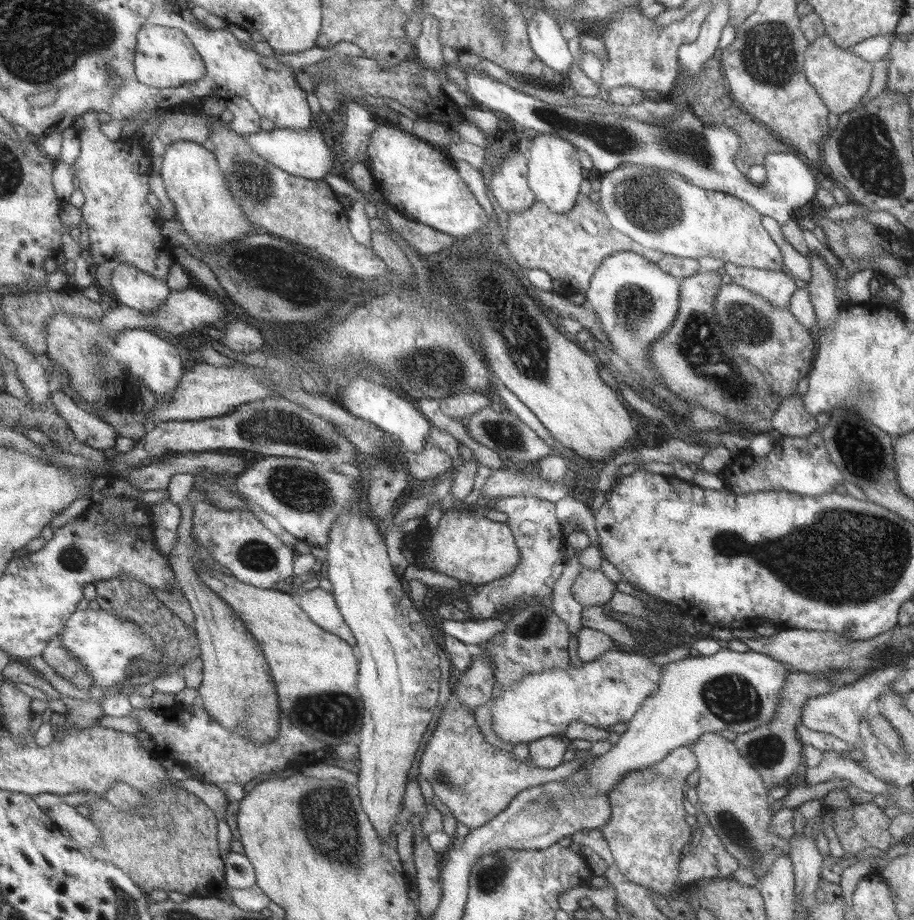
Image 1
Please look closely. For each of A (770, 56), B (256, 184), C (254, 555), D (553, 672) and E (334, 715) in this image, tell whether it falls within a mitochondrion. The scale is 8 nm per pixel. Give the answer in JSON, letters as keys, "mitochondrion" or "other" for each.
{"A":"mitochondrion","B":"mitochondrion","C":"mitochondrion","D":"other","E":"mitochondrion"}

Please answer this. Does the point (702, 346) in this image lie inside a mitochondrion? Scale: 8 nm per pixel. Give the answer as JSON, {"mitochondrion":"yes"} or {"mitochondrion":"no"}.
{"mitochondrion":"yes"}

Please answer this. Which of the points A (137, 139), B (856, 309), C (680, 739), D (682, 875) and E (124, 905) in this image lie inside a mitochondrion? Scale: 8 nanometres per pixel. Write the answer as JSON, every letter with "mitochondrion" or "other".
{"A":"other","B":"other","C":"other","D":"other","E":"mitochondrion"}

